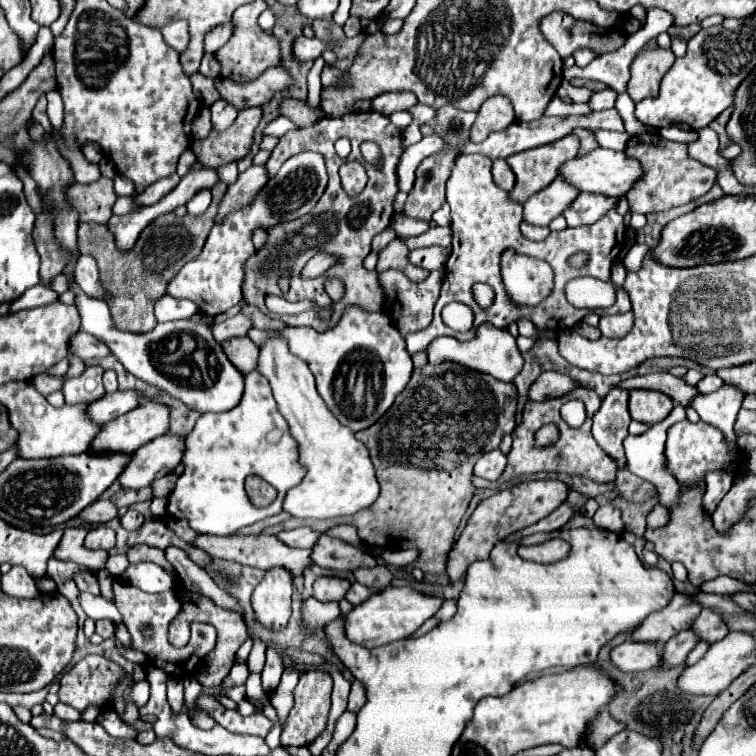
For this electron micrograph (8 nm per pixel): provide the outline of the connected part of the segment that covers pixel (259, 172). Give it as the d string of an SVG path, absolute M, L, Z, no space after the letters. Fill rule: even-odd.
M251 165L247 171L239 173L237 181L227 187L227 191L219 203L215 223L221 223L231 211L237 211L239 207L245 207L247 203L251 203L251 199L255 199L255 195L259 195L259 191L265 187L265 183L267 183L267 175L265 175L263 165L261 167Z

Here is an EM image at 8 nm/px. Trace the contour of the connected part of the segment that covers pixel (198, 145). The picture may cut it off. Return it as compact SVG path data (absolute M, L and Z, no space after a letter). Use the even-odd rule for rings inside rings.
M251 107L239 111L235 123L229 127L229 133L211 131L207 139L193 141L193 153L197 155L199 163L205 167L221 167L225 163L241 159L249 147L255 127L259 125L261 109Z

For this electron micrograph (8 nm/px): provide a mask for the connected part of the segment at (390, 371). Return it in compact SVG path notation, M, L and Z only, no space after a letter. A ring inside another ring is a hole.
M349 307L337 327L325 333L317 333L311 327L283 327L277 331L253 327L247 333L255 345L263 345L271 335L283 335L287 339L289 351L301 357L315 375L317 391L331 413L355 433L371 427L393 405L413 373L405 339L383 311L367 313L359 307Z

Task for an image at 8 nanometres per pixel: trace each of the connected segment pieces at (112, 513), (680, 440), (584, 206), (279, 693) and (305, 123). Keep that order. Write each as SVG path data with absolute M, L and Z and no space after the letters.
M97 499L95 503L91 503L91 507L85 507L77 517L87 523L107 523L113 517L117 517L117 509L111 501Z
M683 419L669 427L665 459L667 471L677 479L681 487L699 487L705 481L705 475L711 471L733 471L737 477L741 475L741 471L747 471L747 453L731 449L725 435L717 427L711 427L709 423L691 423L689 419Z
M579 193L575 197L575 203L571 203L571 207L567 207L567 211L563 211L563 217L565 217L567 225L571 225L571 227L589 225L589 223L595 223L601 215L605 215L615 205L617 205L615 197Z
M285 671L283 677L281 677L281 683L275 687L275 691L269 693L271 705L275 707L277 717L279 717L281 729L285 727L287 715L289 715L289 711L293 707L293 691L295 691L297 681L299 681L299 671Z
M283 99L279 105L283 117L291 119L297 127L311 127L323 117L323 107L311 107L307 101L301 99Z

